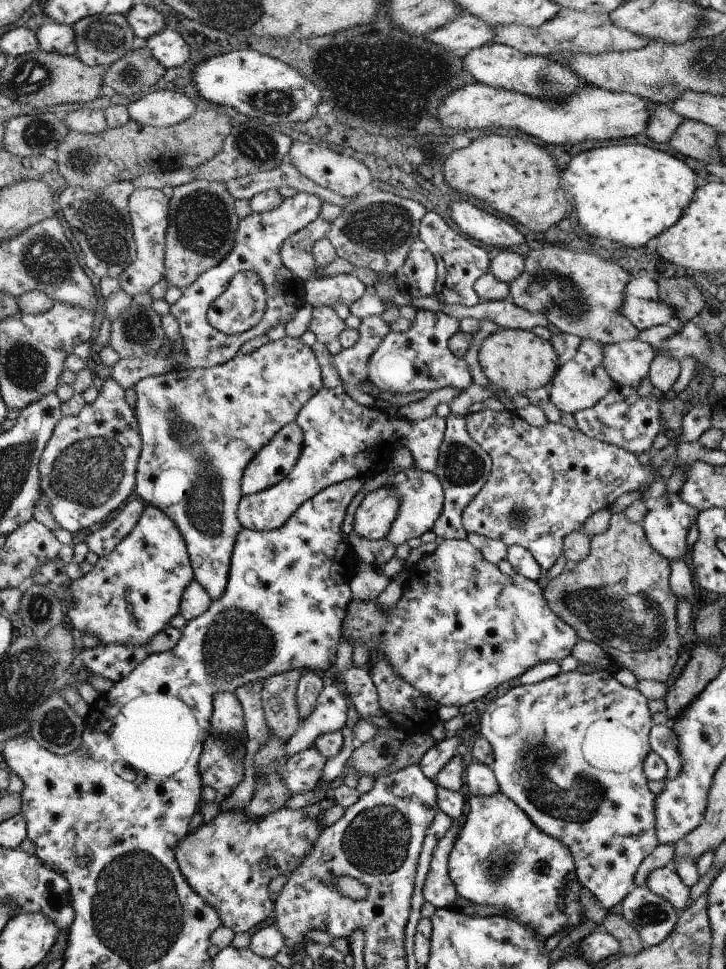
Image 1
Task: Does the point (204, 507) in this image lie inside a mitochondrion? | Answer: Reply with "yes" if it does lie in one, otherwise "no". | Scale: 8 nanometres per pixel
yes

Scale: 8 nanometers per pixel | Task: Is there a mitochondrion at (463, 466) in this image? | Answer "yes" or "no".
yes

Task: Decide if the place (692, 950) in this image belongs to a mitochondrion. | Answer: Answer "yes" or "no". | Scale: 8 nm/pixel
no

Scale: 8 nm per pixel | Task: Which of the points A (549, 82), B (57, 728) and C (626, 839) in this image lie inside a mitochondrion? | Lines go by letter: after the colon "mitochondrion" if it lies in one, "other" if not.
A: mitochondrion
B: mitochondrion
C: other

